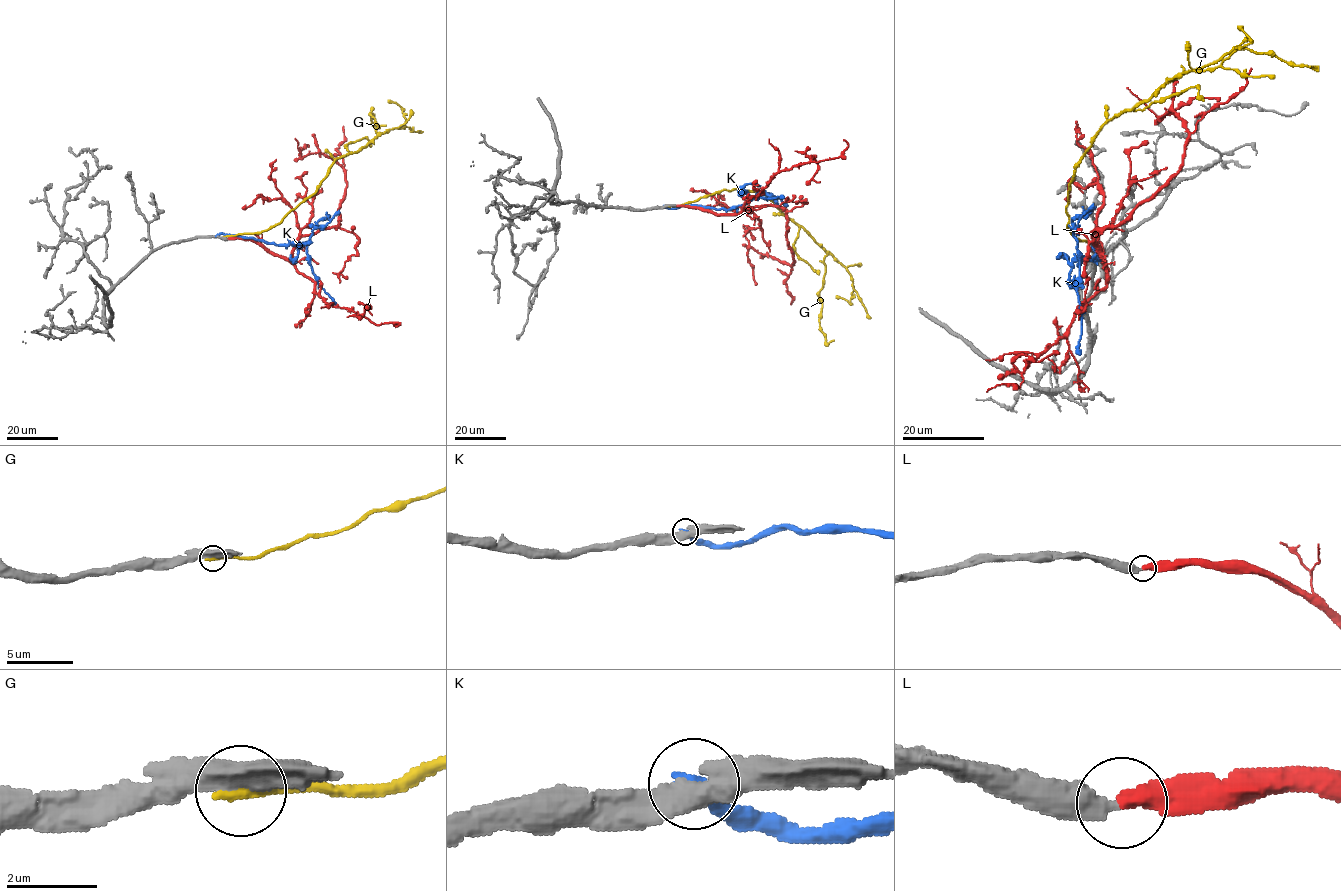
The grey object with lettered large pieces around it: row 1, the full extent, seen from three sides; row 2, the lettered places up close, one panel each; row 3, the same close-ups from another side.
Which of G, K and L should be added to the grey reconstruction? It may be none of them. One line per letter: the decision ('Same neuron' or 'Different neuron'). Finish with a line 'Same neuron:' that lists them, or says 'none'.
G: Different neuron
K: Different neuron
L: Same neuron
Same neuron: L

